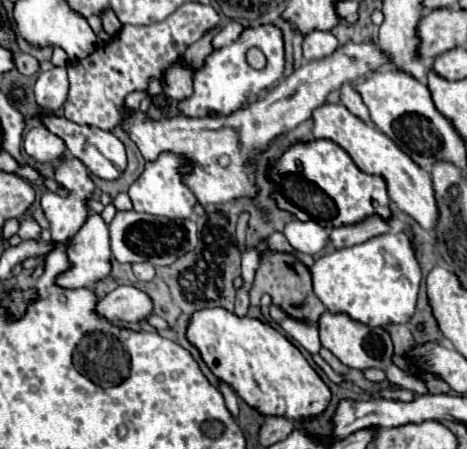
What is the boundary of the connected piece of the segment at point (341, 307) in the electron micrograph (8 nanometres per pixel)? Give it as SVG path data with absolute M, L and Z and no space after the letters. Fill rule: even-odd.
M404 232L382 234L360 246L334 250L318 258L310 274L314 294L332 314L348 314L356 322L382 328L390 324L408 324L414 316L422 274Z

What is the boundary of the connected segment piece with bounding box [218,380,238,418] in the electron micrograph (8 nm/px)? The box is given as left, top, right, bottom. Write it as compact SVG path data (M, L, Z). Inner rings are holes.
M218 382L218 390L222 392L222 396L224 396L224 400L226 400L226 406L228 406L228 410L232 412L232 416L234 418L238 418L238 396L236 396L236 392L234 392L234 388L230 386L230 384L226 384L226 382Z

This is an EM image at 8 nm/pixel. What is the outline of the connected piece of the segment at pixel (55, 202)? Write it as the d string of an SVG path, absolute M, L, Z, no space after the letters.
M62 156L58 164L54 164L54 178L60 184L60 188L66 190L66 196L60 196L56 192L44 192L42 196L42 210L50 222L50 232L52 232L52 240L56 242L68 242L78 230L80 226L86 222L90 208L88 208L88 198L94 196L94 182L92 176L88 172L88 168L84 166L84 162L80 162L78 158L72 156Z

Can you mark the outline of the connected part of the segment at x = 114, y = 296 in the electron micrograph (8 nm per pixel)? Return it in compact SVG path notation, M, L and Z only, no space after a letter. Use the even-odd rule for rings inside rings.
M118 286L96 302L96 314L108 322L142 322L152 312L150 298L134 286Z

